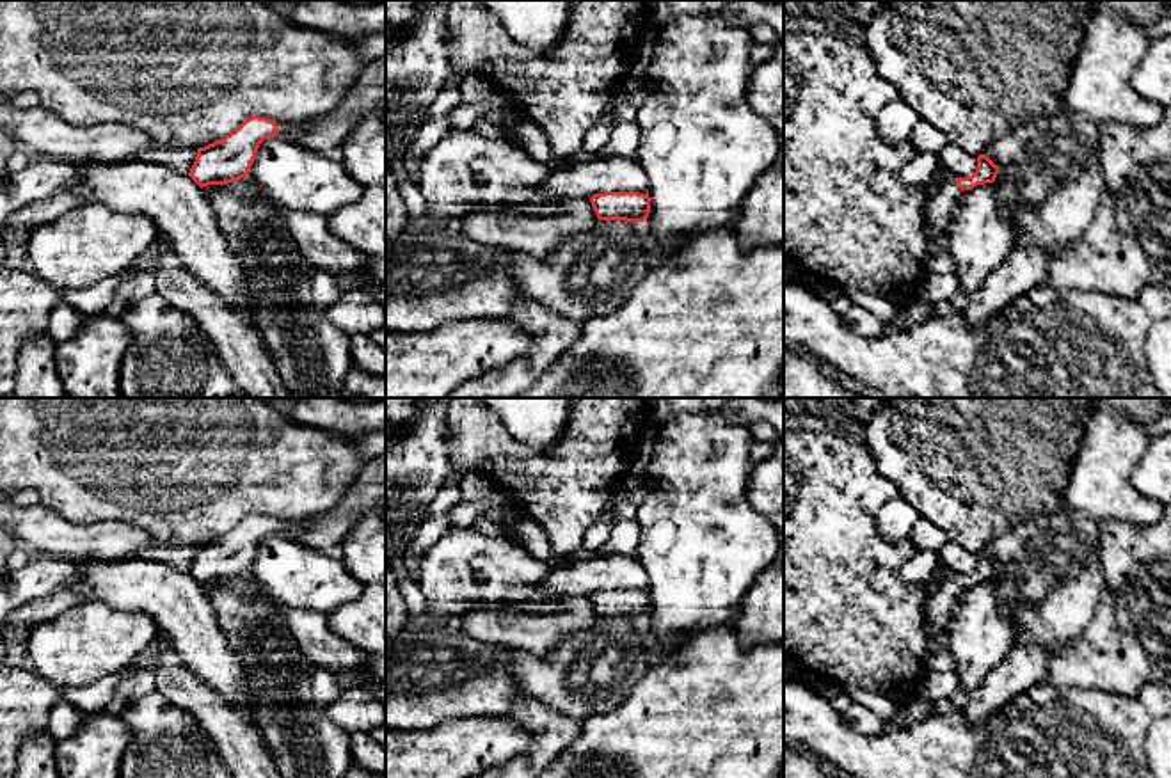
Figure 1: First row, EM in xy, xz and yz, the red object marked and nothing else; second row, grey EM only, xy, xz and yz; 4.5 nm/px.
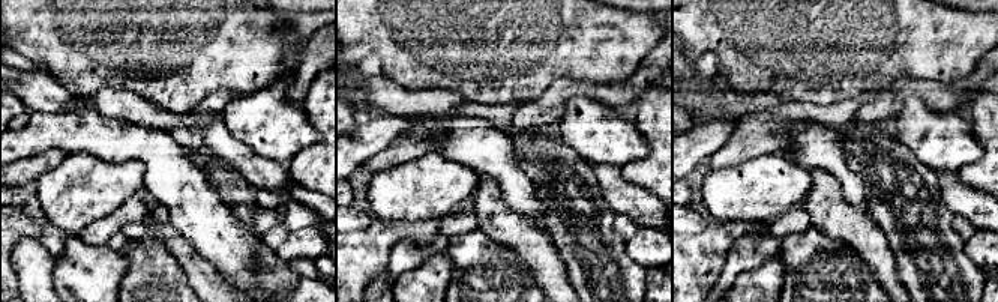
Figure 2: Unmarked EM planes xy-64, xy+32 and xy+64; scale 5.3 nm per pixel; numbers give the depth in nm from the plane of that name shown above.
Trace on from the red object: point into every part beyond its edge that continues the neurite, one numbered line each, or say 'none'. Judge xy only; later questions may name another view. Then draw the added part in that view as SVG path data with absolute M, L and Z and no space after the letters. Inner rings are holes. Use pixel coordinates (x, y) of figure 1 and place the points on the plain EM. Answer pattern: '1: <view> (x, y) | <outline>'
1: xy (368, 491) | M386 455L368 458L341 501L325 515L299 524L277 522L279 533L295 533L325 554L338 549L357 520L386 503Z

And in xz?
none

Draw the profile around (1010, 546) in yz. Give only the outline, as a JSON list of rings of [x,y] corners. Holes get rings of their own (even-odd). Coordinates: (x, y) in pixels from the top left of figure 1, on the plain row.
[[[1011,529],[1004,533],[1002,536],[992,540],[983,552],[986,552],[997,565],[999,570],[1018,558],[1025,549],[1025,540],[1022,538],[1022,533],[1016,529]]]

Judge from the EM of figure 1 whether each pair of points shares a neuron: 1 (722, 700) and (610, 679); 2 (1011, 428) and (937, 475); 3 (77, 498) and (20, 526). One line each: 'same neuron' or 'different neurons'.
1: different neurons
2: same neuron
3: different neurons

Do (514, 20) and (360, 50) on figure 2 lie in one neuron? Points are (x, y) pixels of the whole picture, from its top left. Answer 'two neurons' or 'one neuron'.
one neuron

